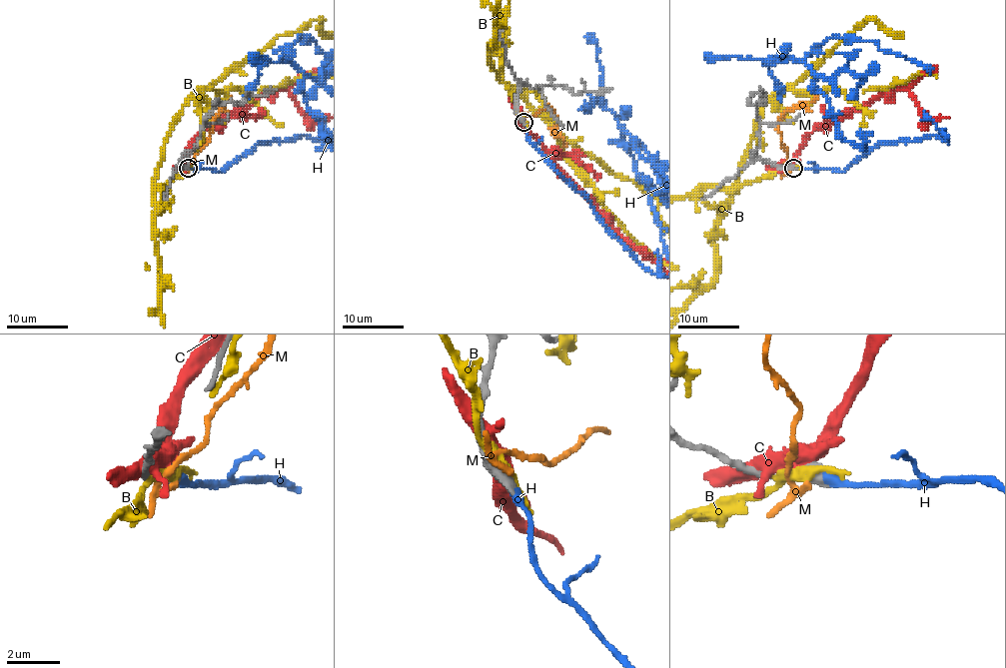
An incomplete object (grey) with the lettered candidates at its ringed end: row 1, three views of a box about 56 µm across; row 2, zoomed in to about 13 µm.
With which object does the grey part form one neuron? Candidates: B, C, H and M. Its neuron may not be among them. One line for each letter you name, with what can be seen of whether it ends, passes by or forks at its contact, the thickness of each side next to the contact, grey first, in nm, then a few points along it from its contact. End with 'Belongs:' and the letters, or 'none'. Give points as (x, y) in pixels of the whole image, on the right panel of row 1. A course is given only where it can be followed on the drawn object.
H: it ends | 550/380 nm
Belongs: H

